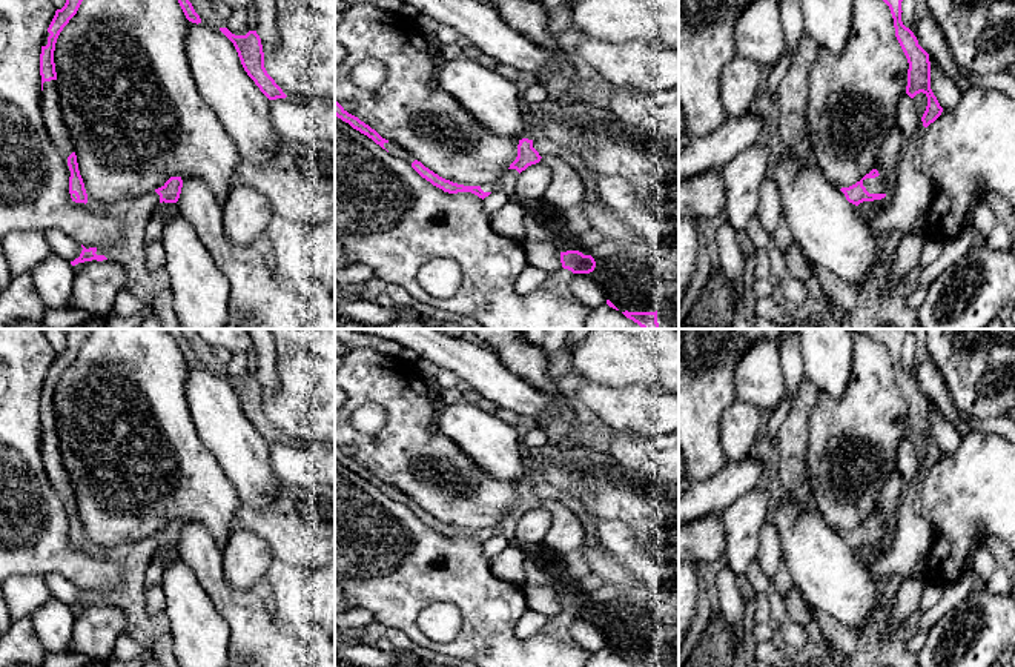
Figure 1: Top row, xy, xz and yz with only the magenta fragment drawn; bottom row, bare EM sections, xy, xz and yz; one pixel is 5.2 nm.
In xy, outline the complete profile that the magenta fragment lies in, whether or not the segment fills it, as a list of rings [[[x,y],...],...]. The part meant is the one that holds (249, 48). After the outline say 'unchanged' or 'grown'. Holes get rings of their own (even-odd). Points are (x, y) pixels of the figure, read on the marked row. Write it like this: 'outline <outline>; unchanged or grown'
outline [[[220,28],[220,31],[233,43],[244,71],[260,91],[269,100],[286,98],[287,95],[264,68],[263,45],[256,31],[249,31],[246,35],[235,35],[227,28]]]; unchanged

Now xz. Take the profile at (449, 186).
outline [[[415,160],[412,163],[412,168],[427,181],[430,181],[433,186],[442,189],[444,192],[448,194],[458,194],[458,192],[471,192],[474,195],[478,195],[479,198],[485,198],[488,197],[491,192],[484,192],[481,189],[481,186],[464,186],[464,184],[458,184],[453,183],[450,180],[445,180],[442,177],[439,177],[438,174],[435,174],[433,171],[430,171],[428,168],[425,168],[421,161]]]; unchanged

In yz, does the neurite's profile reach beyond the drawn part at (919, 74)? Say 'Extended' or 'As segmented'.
As segmented

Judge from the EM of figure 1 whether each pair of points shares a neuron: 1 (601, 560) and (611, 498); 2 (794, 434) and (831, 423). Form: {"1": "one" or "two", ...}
{"1": "two", "2": "two"}

